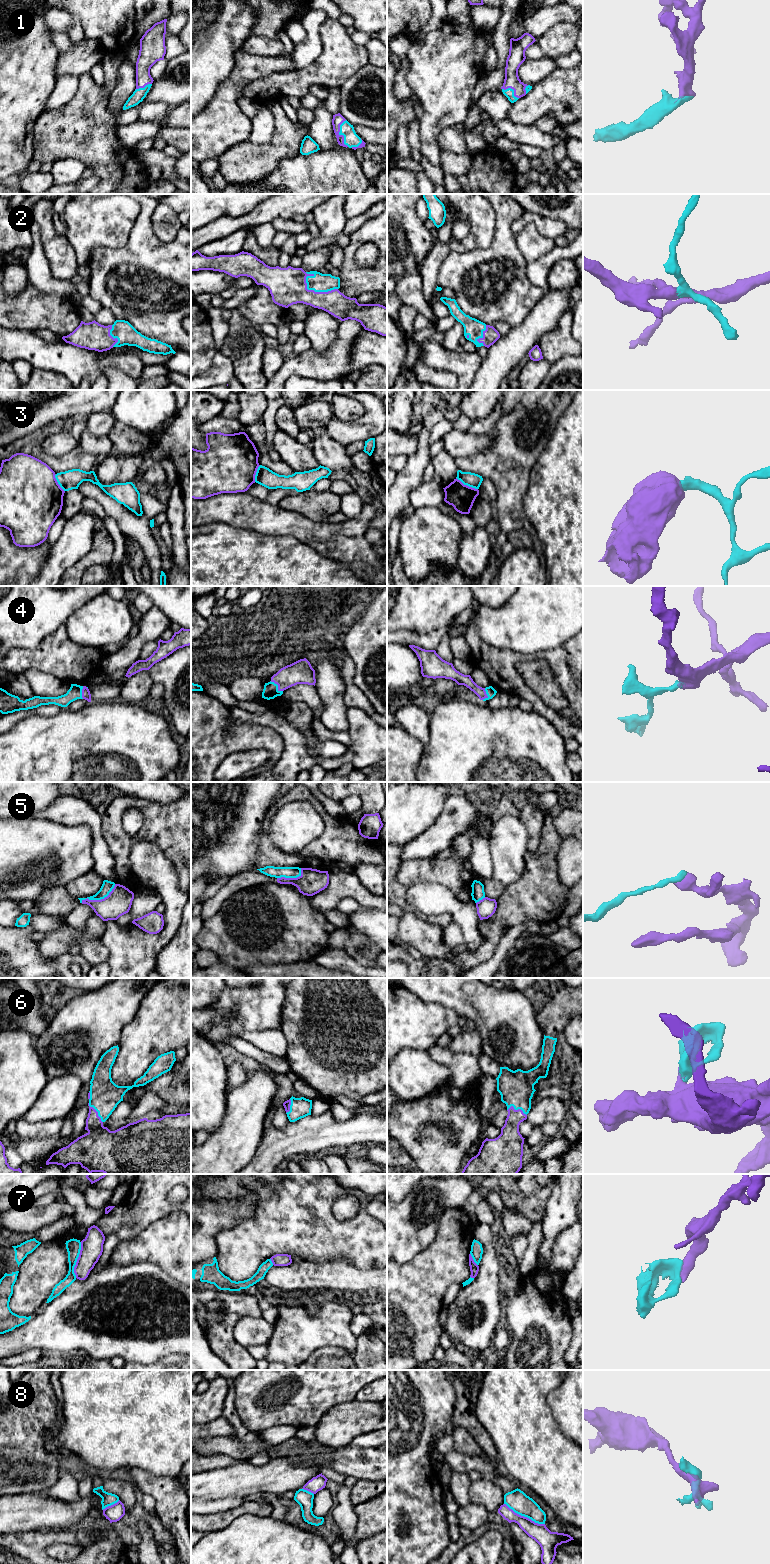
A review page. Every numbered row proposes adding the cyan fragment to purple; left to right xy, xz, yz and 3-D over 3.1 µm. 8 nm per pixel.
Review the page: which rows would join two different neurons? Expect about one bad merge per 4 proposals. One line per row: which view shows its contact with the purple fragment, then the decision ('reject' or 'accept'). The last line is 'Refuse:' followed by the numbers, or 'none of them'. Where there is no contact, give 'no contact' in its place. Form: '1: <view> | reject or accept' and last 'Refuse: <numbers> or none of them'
1: xz | accept
2: xz | accept
3: yz | reject
4: xz | accept
5: xy | reject
6: yz | accept
7: xy | reject
8: yz | reject
Refuse: 3, 5, 7, 8

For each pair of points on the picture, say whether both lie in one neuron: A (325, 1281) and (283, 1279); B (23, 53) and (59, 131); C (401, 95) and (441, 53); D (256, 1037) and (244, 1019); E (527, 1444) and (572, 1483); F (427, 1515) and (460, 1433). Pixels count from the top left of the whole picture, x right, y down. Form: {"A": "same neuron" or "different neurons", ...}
{"A": "same neuron", "B": "different neurons", "C": "different neurons", "D": "different neurons", "E": "same neuron", "F": "different neurons"}

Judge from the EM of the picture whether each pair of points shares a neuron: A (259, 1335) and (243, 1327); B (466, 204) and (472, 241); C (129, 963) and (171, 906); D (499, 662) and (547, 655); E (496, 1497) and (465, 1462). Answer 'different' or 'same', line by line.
A: same
B: same
C: same
D: same
E: different

